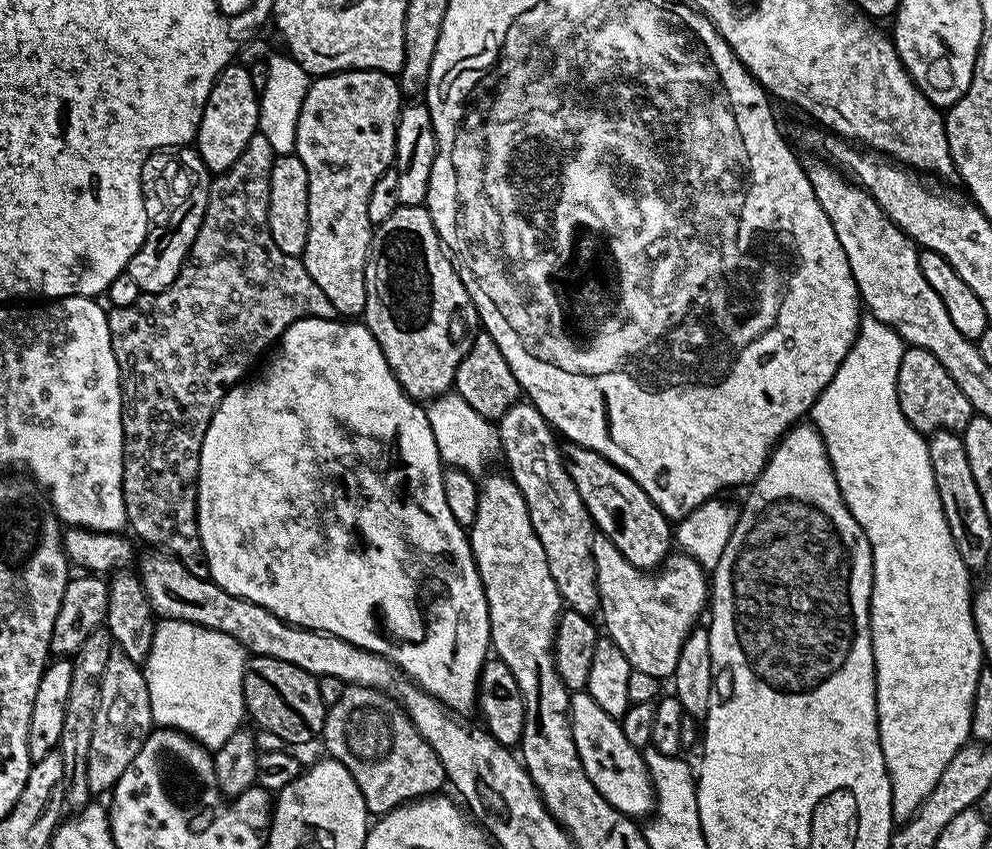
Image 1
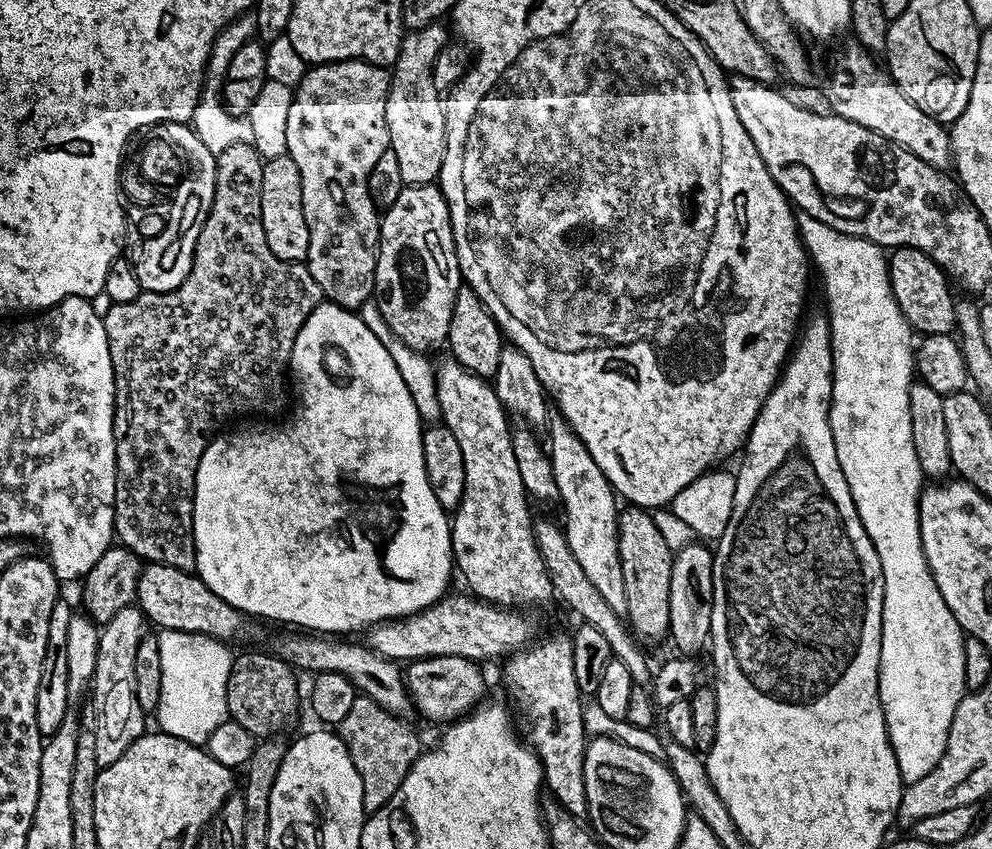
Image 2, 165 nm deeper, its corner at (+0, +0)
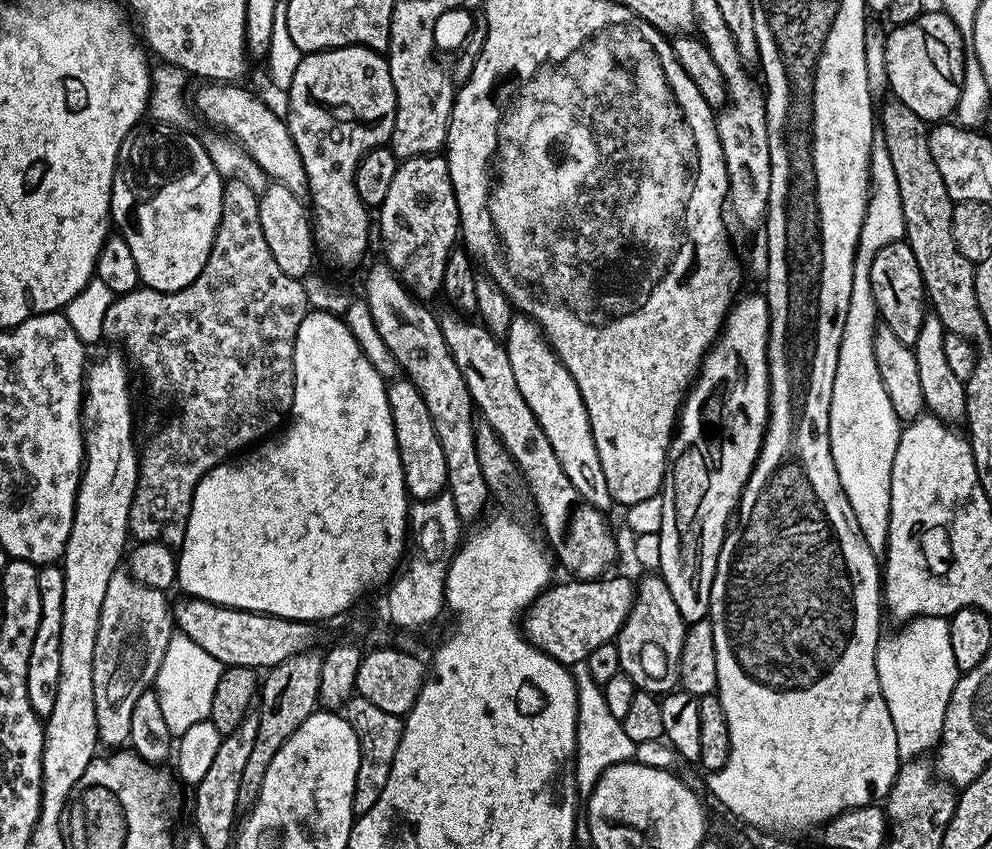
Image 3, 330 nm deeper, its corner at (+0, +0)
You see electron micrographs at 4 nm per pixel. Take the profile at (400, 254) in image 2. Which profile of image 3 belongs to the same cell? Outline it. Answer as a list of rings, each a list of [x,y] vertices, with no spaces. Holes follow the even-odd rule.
[[[443,155],[412,156],[397,167],[394,182],[386,193],[386,202],[378,209],[380,236],[384,239],[384,256],[389,268],[399,276],[405,288],[421,302],[428,302],[444,287],[446,258],[452,253],[460,231],[460,211],[450,182],[450,170]]]

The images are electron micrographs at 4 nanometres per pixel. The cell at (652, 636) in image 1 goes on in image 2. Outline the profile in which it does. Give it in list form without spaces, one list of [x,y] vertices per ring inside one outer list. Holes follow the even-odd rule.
[[[556,418],[547,425],[547,432],[550,436],[550,442],[547,441],[546,448],[554,470],[558,504],[564,507],[562,527],[566,534],[566,542],[570,542],[570,551],[574,554],[574,558],[578,558],[578,563],[582,565],[582,571],[590,578],[590,583],[602,593],[602,598],[606,598],[606,602],[610,602],[610,606],[615,612],[627,613],[628,603],[624,597],[624,579],[622,578],[620,555],[616,545],[616,522],[618,519],[616,503],[618,503],[618,497],[612,491],[612,484],[606,478],[606,474],[602,474],[598,462],[594,462],[590,450],[586,450],[582,438],[578,438],[578,434],[571,426],[564,423],[563,419]]]

